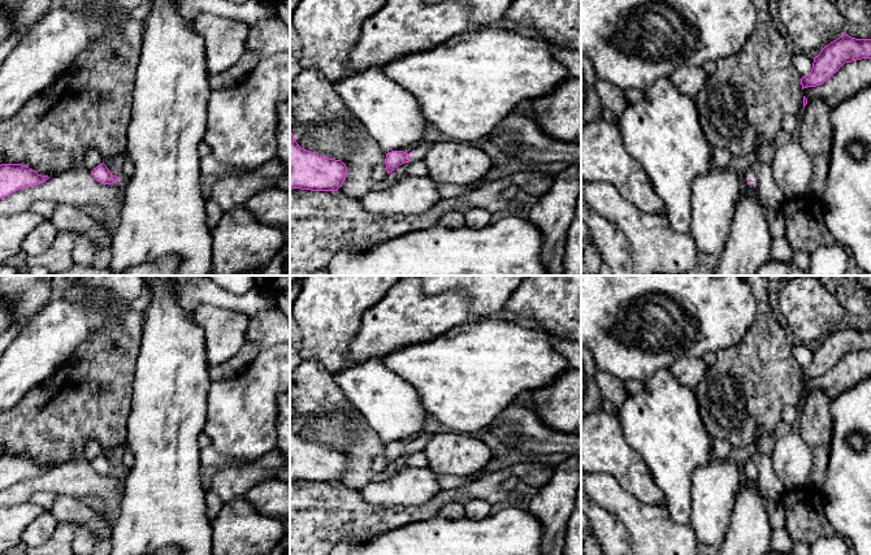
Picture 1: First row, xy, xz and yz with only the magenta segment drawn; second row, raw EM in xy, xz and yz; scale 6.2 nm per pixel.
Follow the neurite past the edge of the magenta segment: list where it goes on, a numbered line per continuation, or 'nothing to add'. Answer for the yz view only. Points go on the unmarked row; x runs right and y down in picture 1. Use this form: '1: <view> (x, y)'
1: yz (749, 464)

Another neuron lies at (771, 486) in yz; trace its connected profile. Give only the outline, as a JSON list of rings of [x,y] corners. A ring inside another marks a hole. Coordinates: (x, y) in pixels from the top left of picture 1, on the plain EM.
[[[755,448],[749,450],[749,459],[753,460],[758,469],[758,486],[762,495],[767,499],[780,499],[785,487],[783,481],[775,473],[772,467],[772,458],[760,455]]]

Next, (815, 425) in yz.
[[[820,389],[807,391],[800,415],[800,434],[812,455],[809,485],[816,490],[823,489],[832,442],[832,399]]]

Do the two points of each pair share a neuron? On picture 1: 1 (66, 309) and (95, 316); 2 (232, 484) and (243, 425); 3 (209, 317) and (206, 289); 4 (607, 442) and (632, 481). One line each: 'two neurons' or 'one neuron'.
1: one neuron
2: two neurons
3: two neurons
4: one neuron

